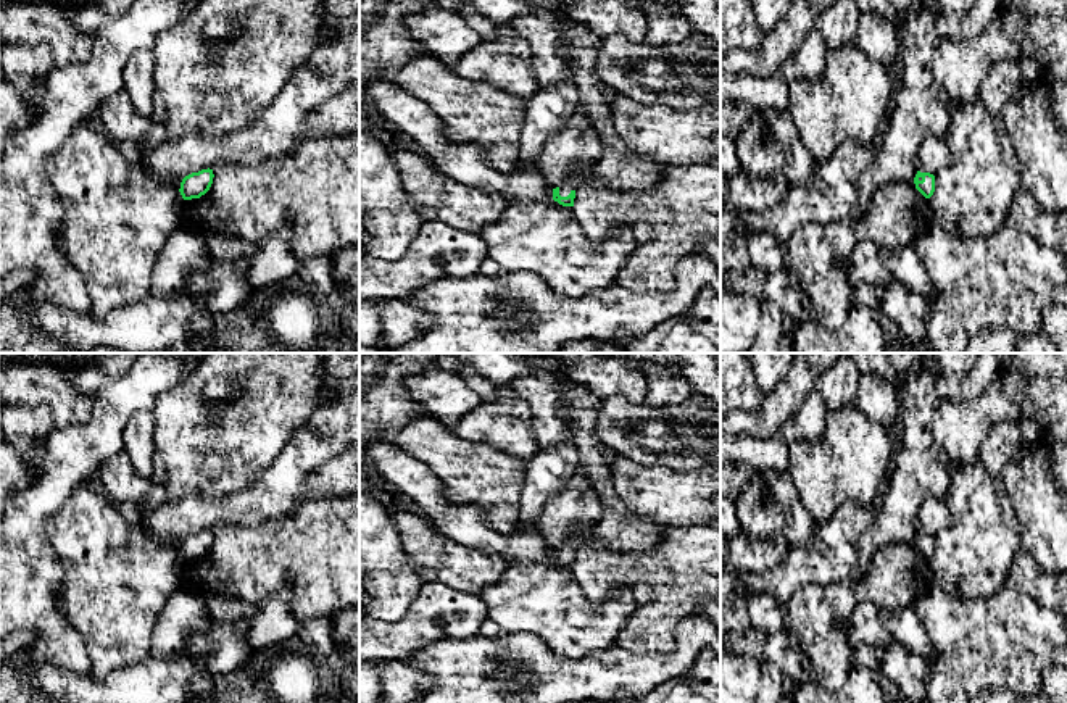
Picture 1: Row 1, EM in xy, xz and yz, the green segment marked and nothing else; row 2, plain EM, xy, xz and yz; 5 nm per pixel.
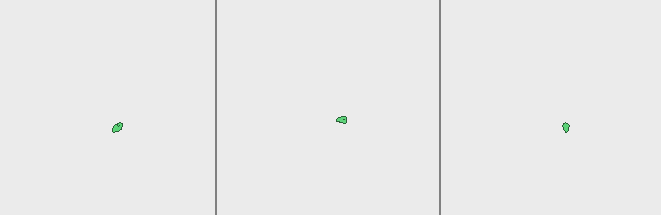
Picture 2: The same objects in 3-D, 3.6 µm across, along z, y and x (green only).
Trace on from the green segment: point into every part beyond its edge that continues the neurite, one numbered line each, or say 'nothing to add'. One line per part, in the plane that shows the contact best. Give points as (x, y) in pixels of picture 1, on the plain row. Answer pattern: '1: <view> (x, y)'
1: xz (571, 545)

